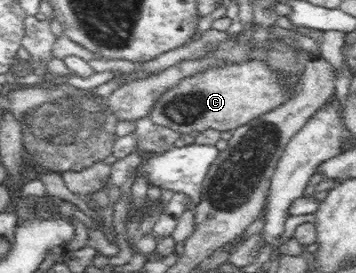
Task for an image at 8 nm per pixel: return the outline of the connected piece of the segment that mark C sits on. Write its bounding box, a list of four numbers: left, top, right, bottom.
[148,60,301,134]

